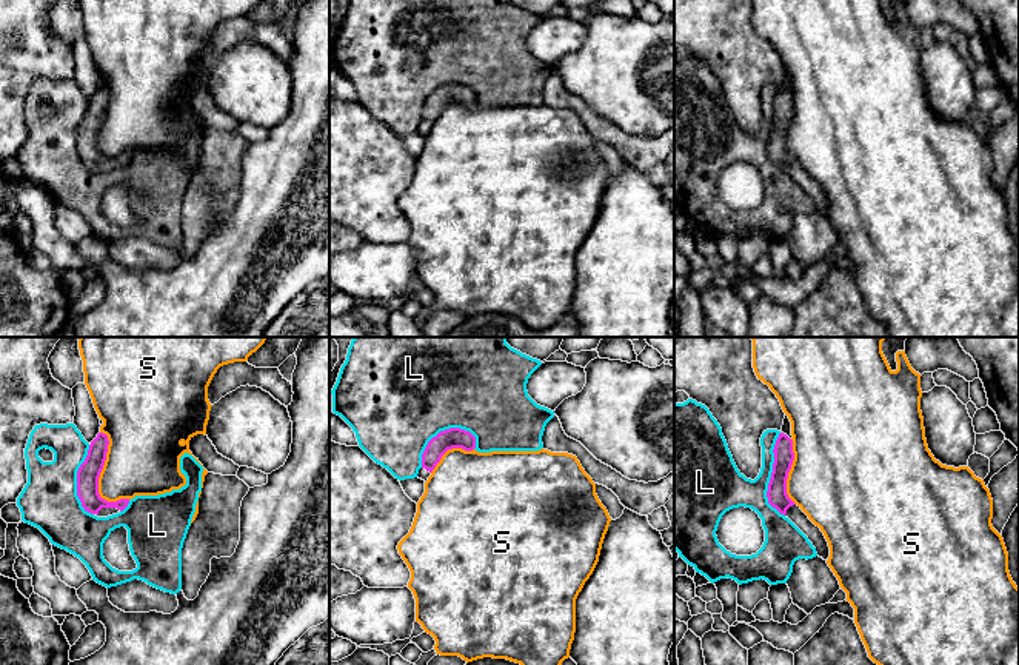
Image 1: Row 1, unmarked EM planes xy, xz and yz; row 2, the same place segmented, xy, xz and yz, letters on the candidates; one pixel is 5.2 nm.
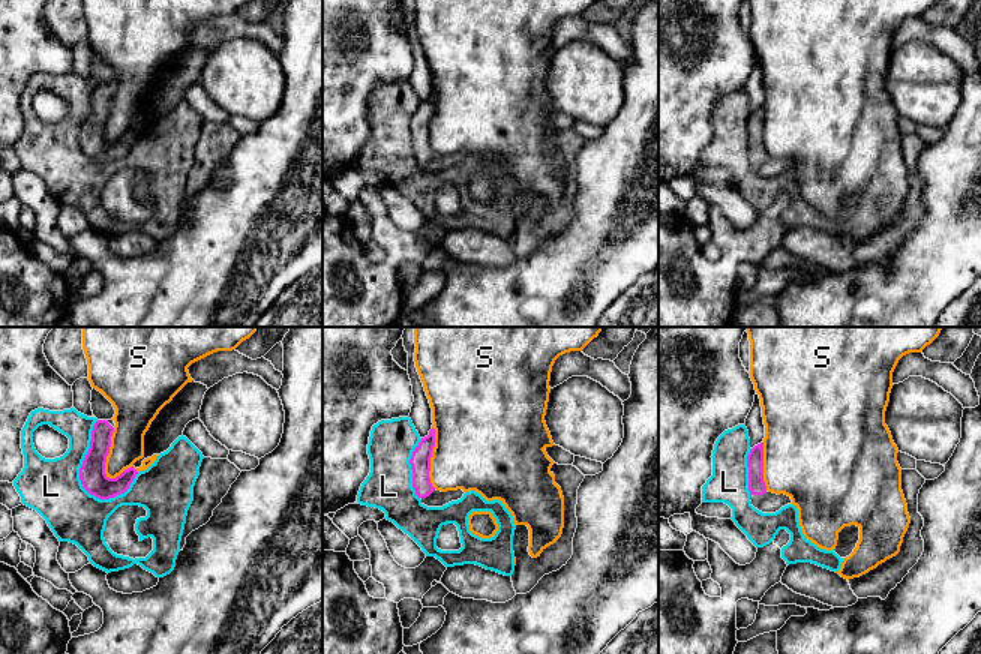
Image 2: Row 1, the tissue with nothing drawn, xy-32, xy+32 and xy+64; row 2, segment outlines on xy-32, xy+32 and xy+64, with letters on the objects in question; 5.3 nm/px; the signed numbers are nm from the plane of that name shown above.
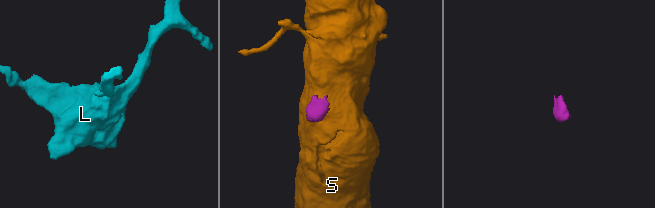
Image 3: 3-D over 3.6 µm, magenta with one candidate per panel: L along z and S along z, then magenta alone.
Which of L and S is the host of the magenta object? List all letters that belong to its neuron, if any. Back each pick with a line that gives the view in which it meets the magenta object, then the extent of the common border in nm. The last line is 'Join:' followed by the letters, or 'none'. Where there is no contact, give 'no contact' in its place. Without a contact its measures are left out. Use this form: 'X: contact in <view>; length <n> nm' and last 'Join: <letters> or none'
Join: none

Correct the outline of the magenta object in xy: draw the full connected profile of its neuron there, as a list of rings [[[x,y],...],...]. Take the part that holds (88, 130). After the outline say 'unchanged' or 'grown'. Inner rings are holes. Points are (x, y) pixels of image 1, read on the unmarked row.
[[[99,88],[91,97],[88,111],[77,126],[77,151],[82,157],[82,162],[85,166],[97,172],[117,169],[129,159],[129,154],[108,157],[99,149],[99,132],[106,115],[108,100],[108,91]]]; grown

